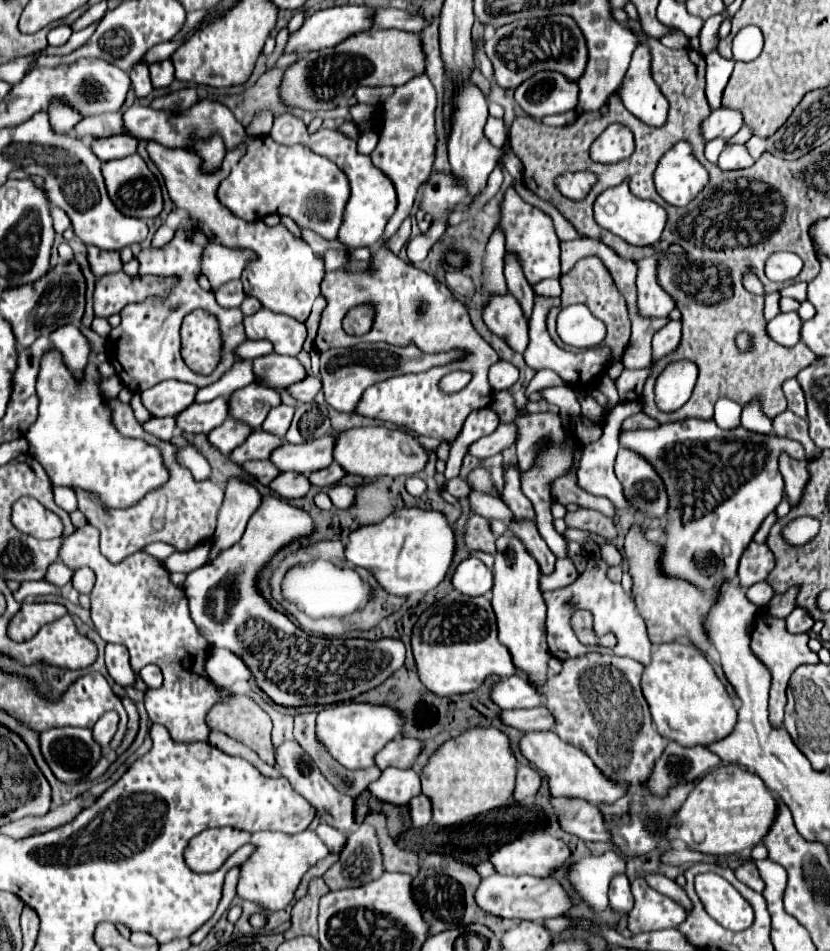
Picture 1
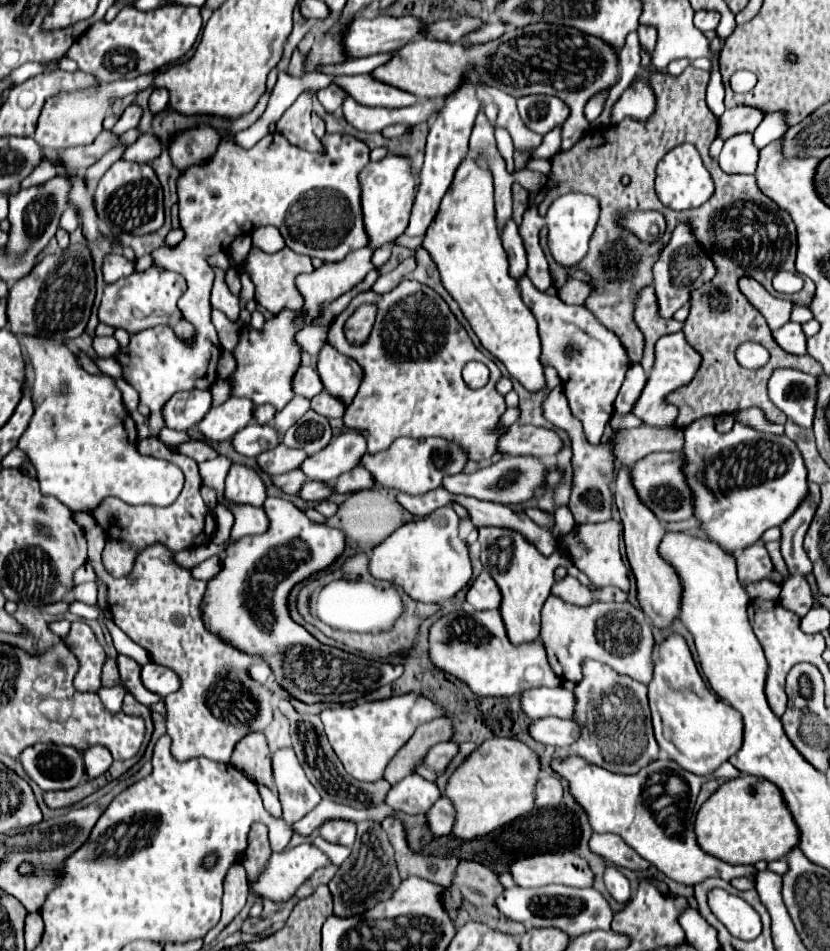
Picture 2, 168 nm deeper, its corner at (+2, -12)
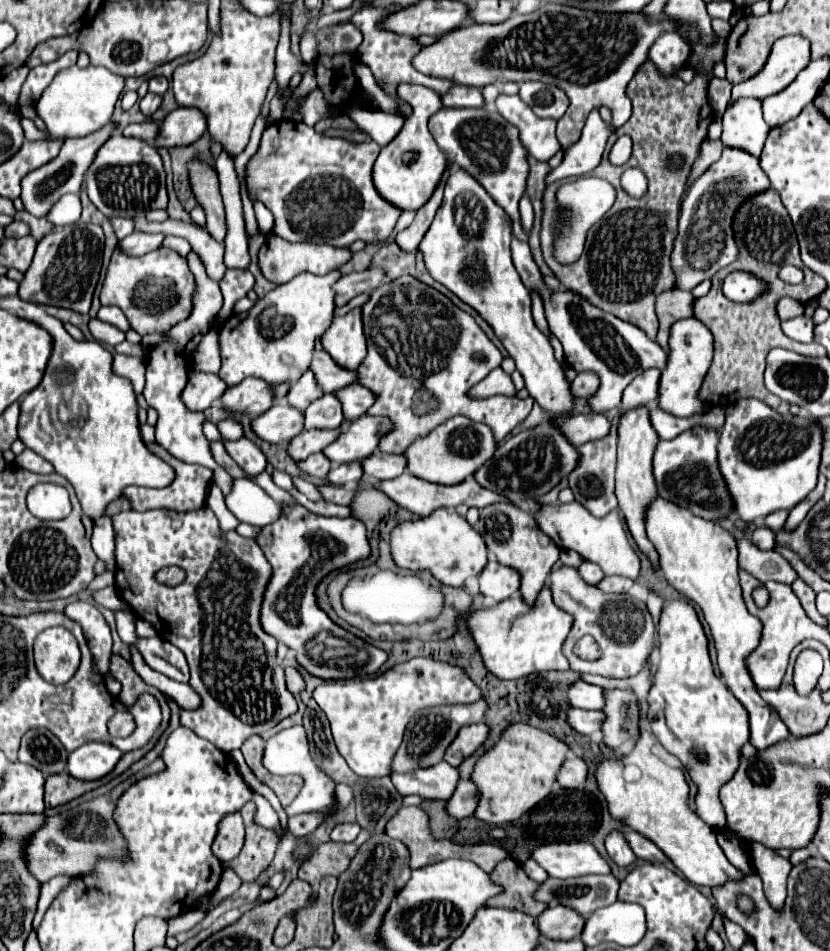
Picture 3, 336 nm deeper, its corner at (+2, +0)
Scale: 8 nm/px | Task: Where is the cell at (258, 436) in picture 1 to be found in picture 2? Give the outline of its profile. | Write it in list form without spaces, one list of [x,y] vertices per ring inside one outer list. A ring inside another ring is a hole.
[[[279,444],[273,450],[267,450],[263,454],[257,456],[257,462],[261,466],[261,470],[295,470],[303,464],[303,460],[307,458],[305,452],[301,450],[291,450],[285,444]]]

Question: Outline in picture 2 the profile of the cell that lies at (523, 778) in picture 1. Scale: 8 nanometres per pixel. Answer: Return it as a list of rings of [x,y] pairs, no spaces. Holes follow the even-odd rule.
[[[541,776],[537,782],[537,806],[559,806],[563,784],[557,776]]]

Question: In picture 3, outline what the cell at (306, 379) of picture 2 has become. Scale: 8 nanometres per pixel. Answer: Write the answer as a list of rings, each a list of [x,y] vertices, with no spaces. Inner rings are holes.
[[[321,348],[313,352],[311,370],[313,370],[317,384],[323,388],[323,392],[335,392],[337,388],[343,388],[345,384],[355,382],[355,372],[345,372],[343,368],[337,368],[331,356]]]

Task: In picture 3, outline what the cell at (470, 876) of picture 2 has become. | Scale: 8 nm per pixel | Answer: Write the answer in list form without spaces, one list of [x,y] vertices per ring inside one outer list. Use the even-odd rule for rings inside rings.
[[[511,858],[501,860],[489,876],[503,890],[499,892],[499,896],[497,894],[491,896],[485,902],[485,908],[497,906],[497,908],[507,908],[507,910],[519,910],[533,918],[537,918],[545,910],[545,904],[537,904],[529,896],[529,892],[533,892],[533,888],[537,888],[537,882],[529,880],[525,876],[523,868],[515,860],[511,860]]]

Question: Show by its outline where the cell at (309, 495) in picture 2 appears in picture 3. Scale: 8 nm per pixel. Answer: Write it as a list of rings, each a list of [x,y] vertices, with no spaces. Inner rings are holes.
[[[351,462],[351,464],[339,464],[339,466],[333,466],[327,474],[327,482],[329,484],[337,484],[337,486],[343,486],[347,482],[355,482],[355,480],[361,480],[363,478],[363,472],[361,472],[361,462]]]

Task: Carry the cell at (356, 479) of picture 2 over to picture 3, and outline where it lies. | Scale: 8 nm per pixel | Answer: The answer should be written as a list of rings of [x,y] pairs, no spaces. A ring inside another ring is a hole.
[[[373,452],[361,462],[361,466],[367,480],[389,480],[405,472],[405,458],[401,454]]]

